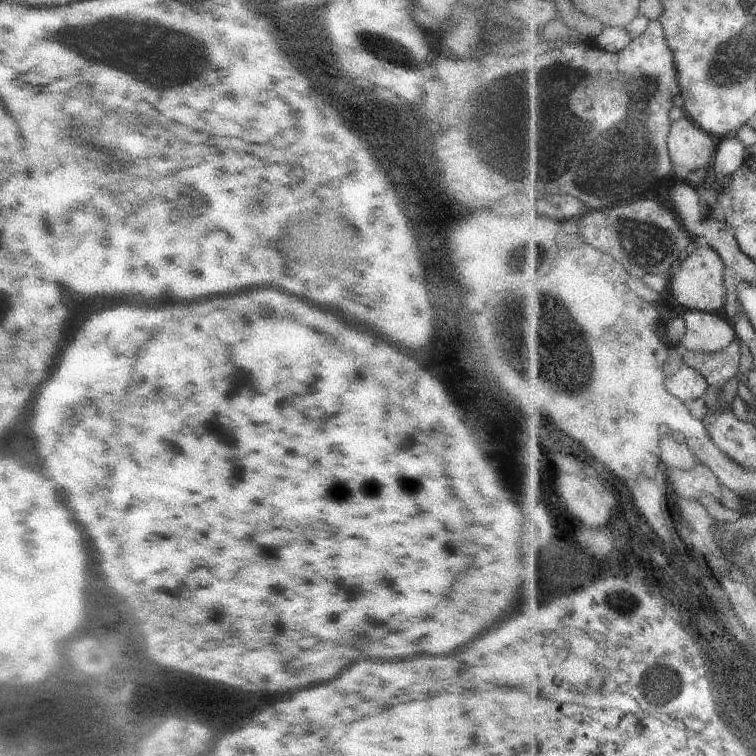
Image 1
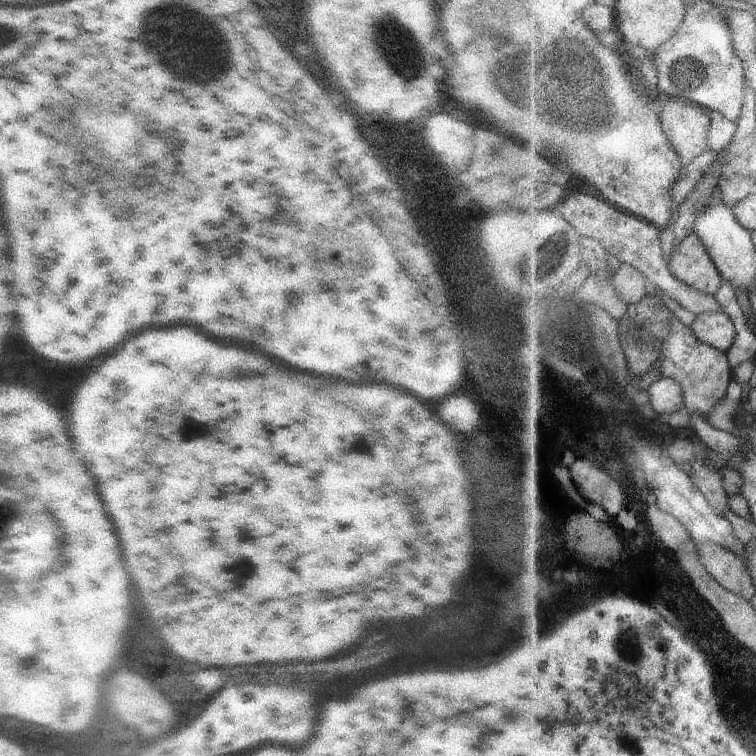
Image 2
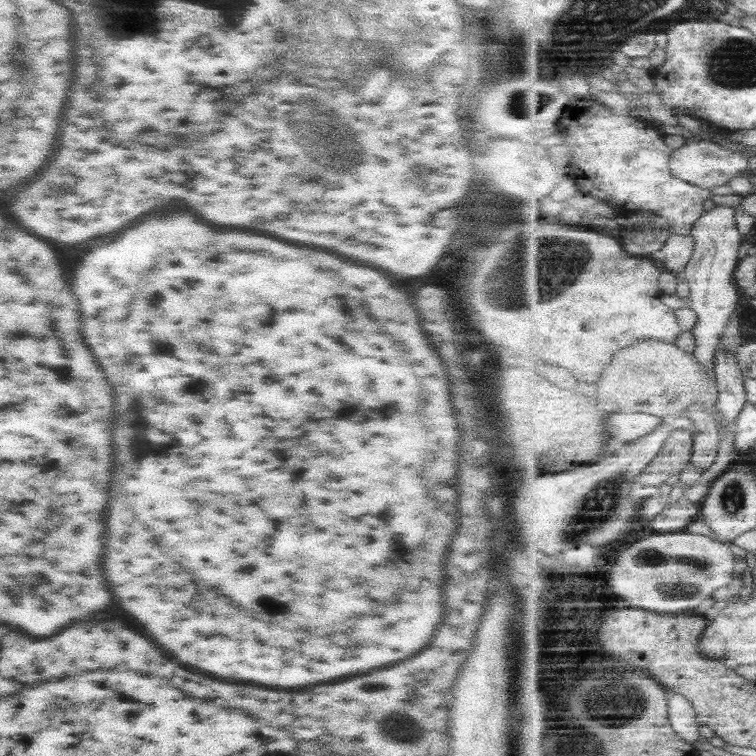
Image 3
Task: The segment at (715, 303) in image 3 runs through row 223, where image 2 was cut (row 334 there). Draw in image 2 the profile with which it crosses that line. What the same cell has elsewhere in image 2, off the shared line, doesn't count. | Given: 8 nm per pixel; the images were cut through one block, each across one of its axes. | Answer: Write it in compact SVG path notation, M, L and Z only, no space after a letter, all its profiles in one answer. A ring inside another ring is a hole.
M707 311L697 315L692 324L693 332L701 342L715 346L723 352L733 346L737 338L737 330L733 319L726 313L719 311Z

